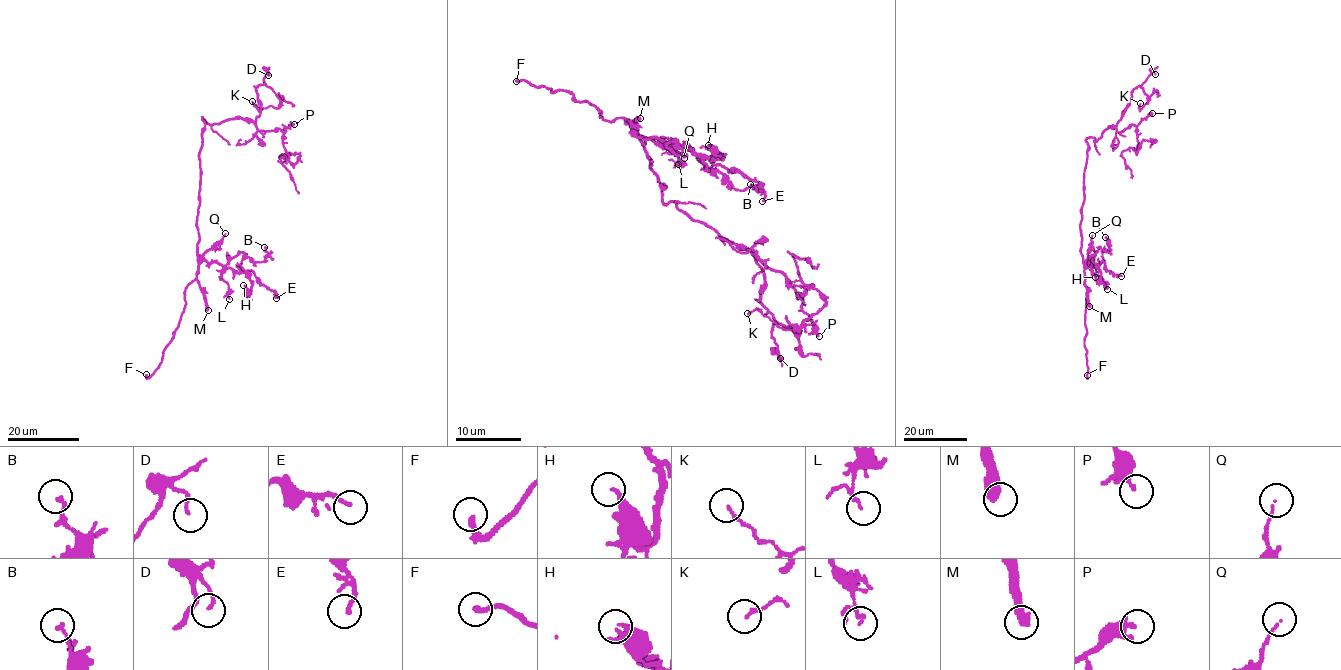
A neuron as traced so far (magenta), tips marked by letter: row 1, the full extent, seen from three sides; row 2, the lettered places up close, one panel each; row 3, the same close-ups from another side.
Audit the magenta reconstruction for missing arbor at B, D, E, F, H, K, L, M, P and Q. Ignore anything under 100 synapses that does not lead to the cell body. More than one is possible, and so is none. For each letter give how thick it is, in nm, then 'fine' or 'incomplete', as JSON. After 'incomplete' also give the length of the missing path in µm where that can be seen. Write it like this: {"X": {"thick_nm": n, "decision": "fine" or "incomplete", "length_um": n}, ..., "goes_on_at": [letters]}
{"B": {"thick_nm": 120, "decision": "fine"}, "D": {"thick_nm": 130, "decision": "fine"}, "E": {"thick_nm": 180, "decision": "fine"}, "F": {"thick_nm": 170, "decision": "incomplete", "length_um": 60}, "H": {"thick_nm": 240, "decision": "fine"}, "K": {"thick_nm": 140, "decision": "fine"}, "L": {"thick_nm": 130, "decision": "fine"}, "M": {"thick_nm": 440, "decision": "fine"}, "P": {"thick_nm": 190, "decision": "fine"}, "Q": {"thick_nm": 90, "decision": "fine"}, "goes_on_at": ["F"]}

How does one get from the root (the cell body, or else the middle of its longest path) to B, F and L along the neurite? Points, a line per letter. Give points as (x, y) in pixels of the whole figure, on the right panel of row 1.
B: (1084, 173), (1080, 252), (1084, 264), (1092, 264), (1091, 258), (1099, 247), (1111, 250), (1105, 237)
F: (1084, 173), (1080, 252), (1087, 289), (1084, 342), (1087, 375)
L: (1084, 173), (1080, 252), (1083, 262), (1092, 264), (1093, 272), (1102, 279), (1107, 289)

